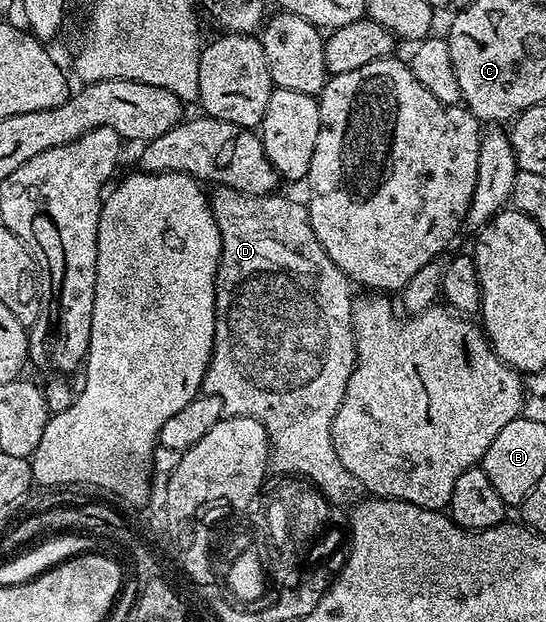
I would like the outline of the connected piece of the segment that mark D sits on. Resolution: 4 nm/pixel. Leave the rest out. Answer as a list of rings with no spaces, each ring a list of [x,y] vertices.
[[[217,189],[211,195],[212,215],[218,224],[220,233],[220,267],[216,273],[216,344],[212,359],[204,377],[203,393],[213,394],[224,401],[224,413],[238,418],[253,418],[261,422],[268,433],[270,447],[270,466],[273,471],[284,476],[299,476],[312,483],[329,503],[344,502],[358,490],[354,476],[346,472],[342,460],[338,460],[338,452],[334,452],[332,443],[332,425],[338,412],[338,404],[342,404],[342,396],[346,392],[346,384],[356,367],[356,337],[352,327],[353,287],[348,275],[343,274],[326,256],[318,236],[314,236],[314,228],[308,219],[308,208],[303,201],[295,202],[292,198],[283,198],[280,192],[271,194],[243,194],[237,190]]]

